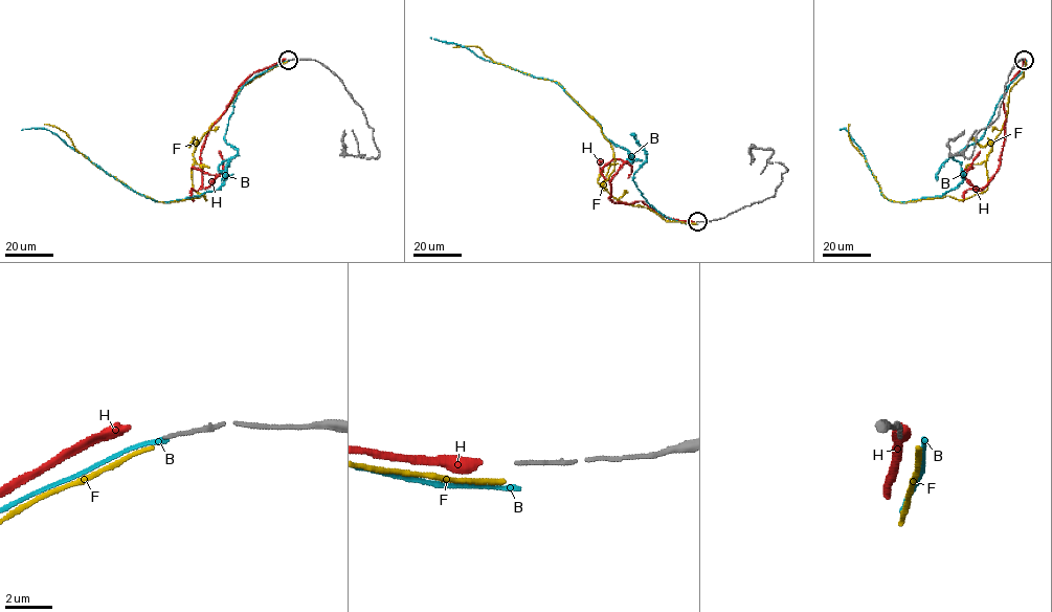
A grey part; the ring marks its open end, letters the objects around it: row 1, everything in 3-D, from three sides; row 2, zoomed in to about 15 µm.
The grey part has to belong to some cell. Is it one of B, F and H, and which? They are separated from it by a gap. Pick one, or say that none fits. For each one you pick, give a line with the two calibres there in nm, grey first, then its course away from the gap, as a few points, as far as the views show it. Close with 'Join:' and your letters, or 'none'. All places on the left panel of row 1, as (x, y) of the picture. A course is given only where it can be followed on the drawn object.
Join: none

